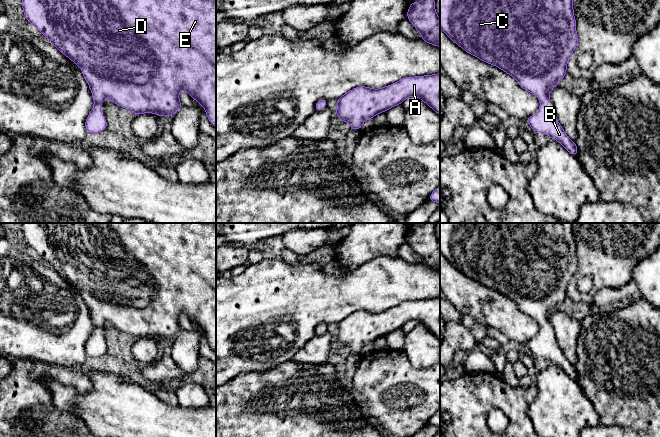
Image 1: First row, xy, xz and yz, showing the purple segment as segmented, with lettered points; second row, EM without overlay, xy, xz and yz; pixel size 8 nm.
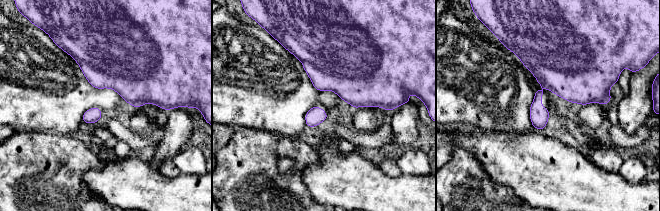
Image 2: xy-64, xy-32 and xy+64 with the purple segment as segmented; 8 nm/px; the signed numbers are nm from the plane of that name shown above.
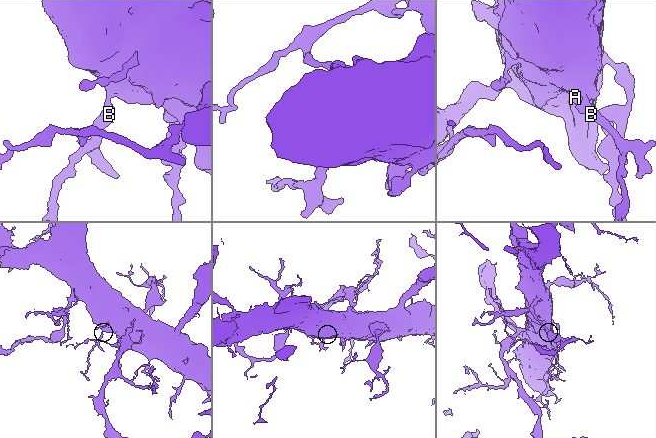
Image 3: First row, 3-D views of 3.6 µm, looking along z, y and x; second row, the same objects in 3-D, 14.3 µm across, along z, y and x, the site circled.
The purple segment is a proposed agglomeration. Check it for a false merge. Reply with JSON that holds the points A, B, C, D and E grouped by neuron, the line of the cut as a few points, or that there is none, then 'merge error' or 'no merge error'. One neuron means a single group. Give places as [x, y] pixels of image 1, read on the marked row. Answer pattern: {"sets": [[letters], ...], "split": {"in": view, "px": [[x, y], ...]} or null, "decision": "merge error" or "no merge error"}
{"sets": [["A", "B", "C", "D", "E"]], "split": null, "decision": "no merge error"}

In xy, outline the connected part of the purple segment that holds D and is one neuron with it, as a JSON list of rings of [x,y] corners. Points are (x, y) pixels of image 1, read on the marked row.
[[[22,0],[24,16],[65,56],[82,69],[94,100],[94,106],[85,121],[89,134],[99,133],[107,128],[107,121],[100,112],[105,99],[113,101],[130,112],[154,113],[158,116],[172,116],[181,107],[179,92],[184,89],[192,99],[200,103],[211,124],[216,127],[216,0]]]

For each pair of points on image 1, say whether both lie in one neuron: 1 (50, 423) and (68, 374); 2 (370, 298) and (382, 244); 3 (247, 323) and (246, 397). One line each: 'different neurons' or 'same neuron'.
1: same neuron
2: different neurons
3: different neurons

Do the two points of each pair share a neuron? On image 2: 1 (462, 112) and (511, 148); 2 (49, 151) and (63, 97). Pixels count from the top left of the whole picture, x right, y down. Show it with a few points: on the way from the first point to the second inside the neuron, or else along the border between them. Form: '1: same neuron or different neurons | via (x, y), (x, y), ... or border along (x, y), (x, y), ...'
1: different neurons | border along (467, 125), (481, 130), (512, 134)
2: different neurons | border along (31, 130), (52, 131), (68, 135)

